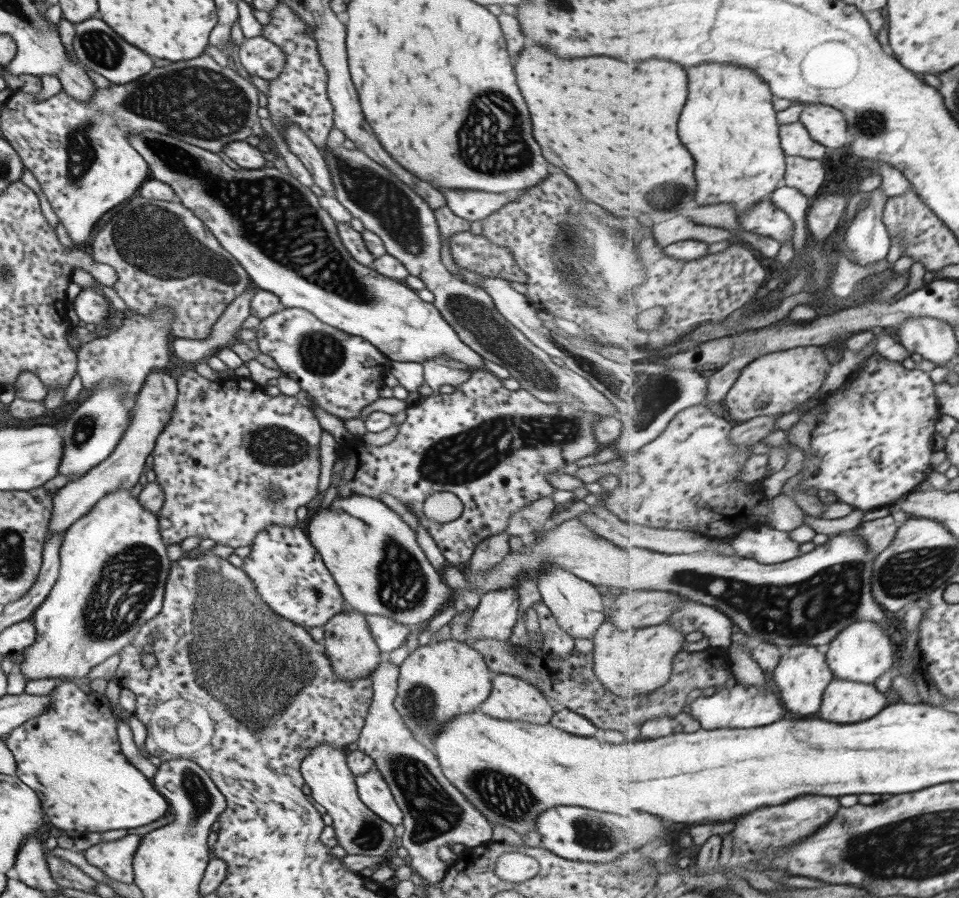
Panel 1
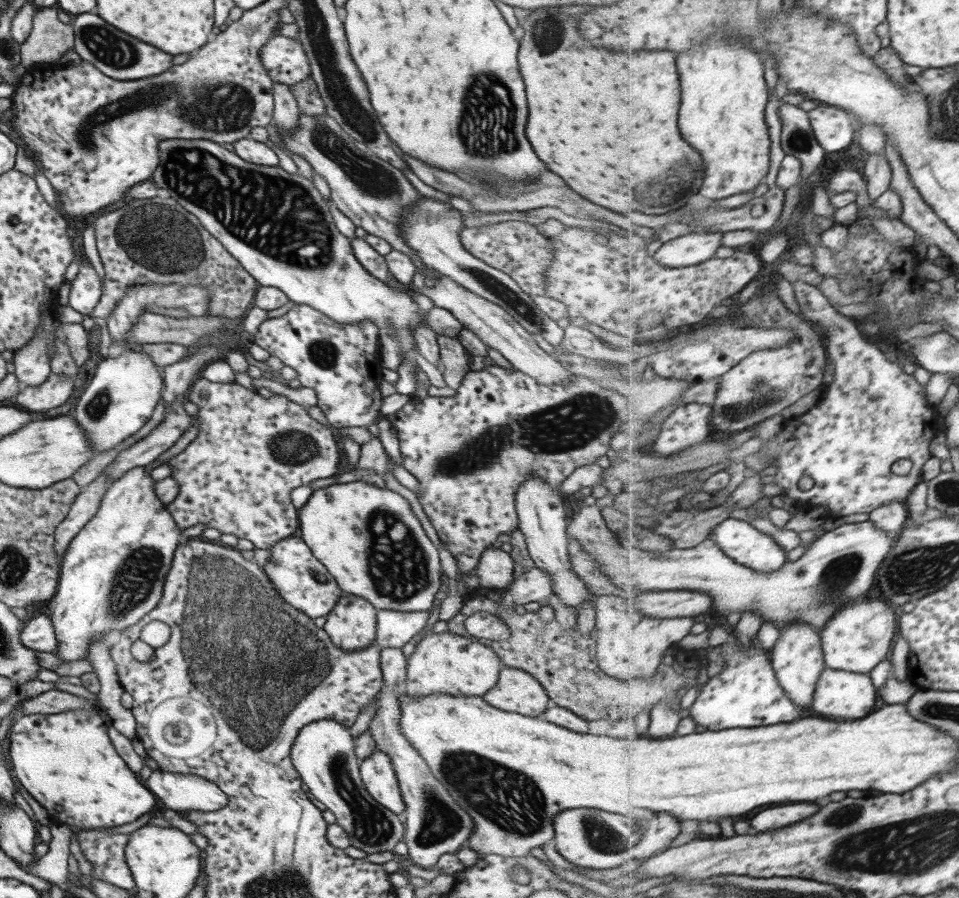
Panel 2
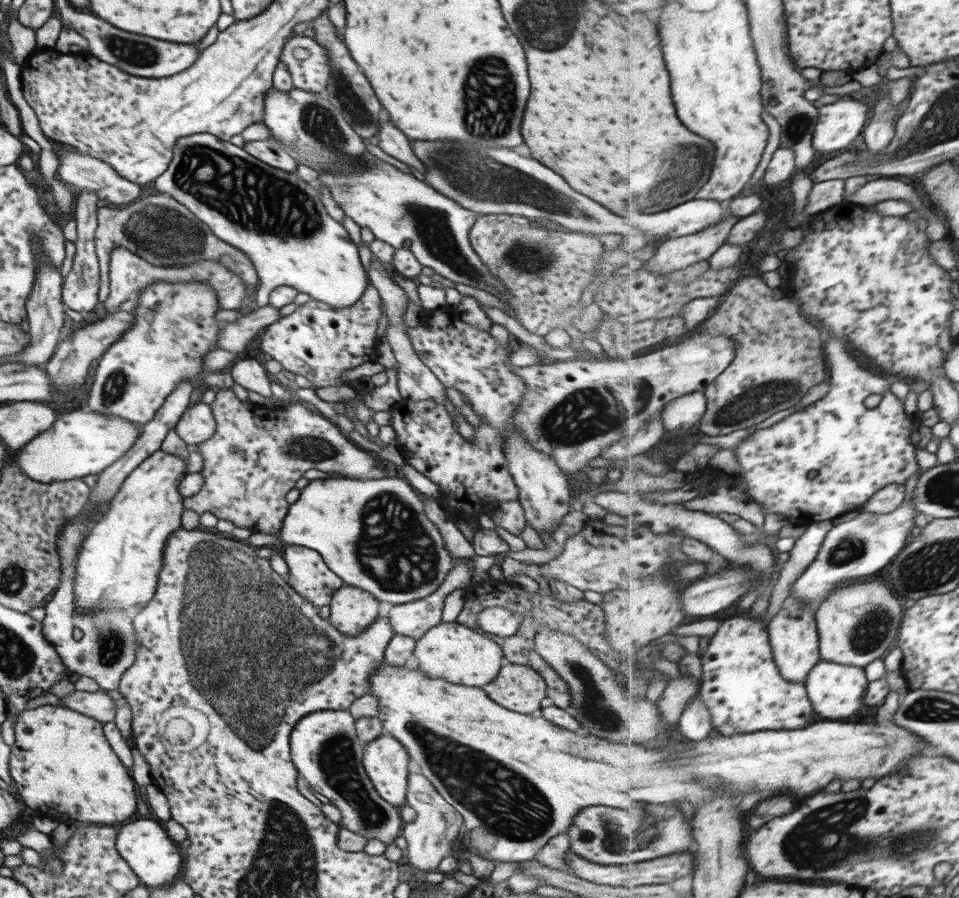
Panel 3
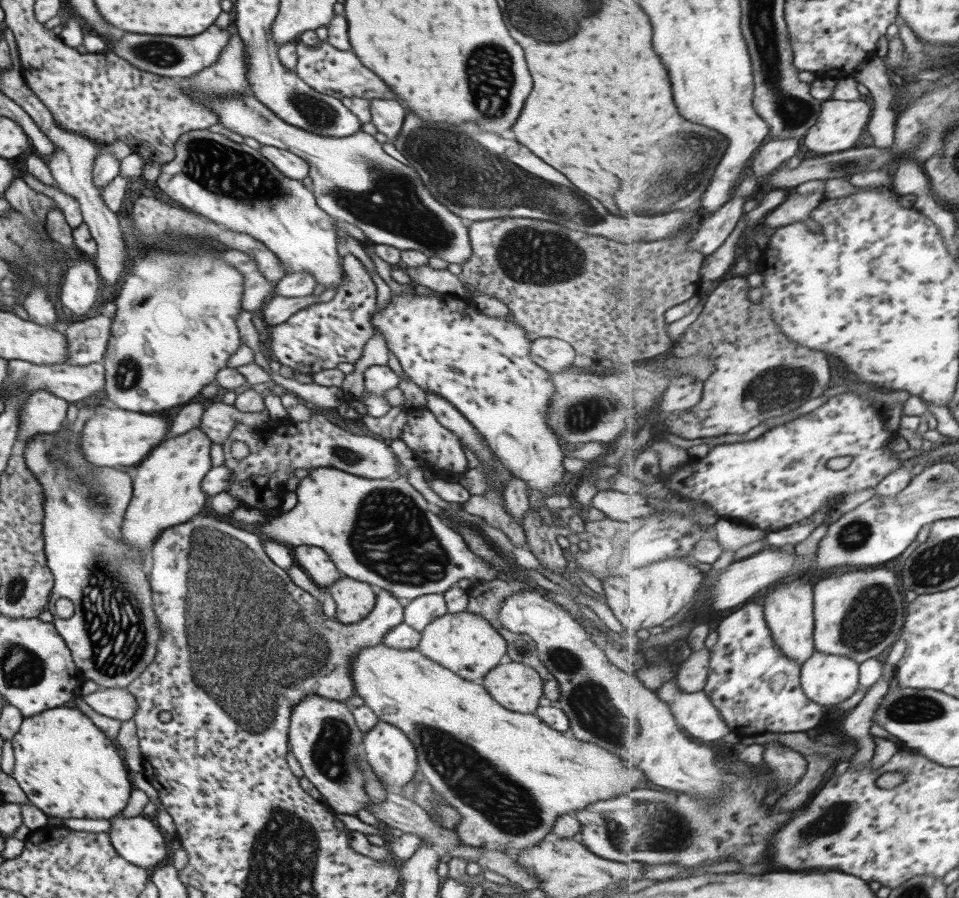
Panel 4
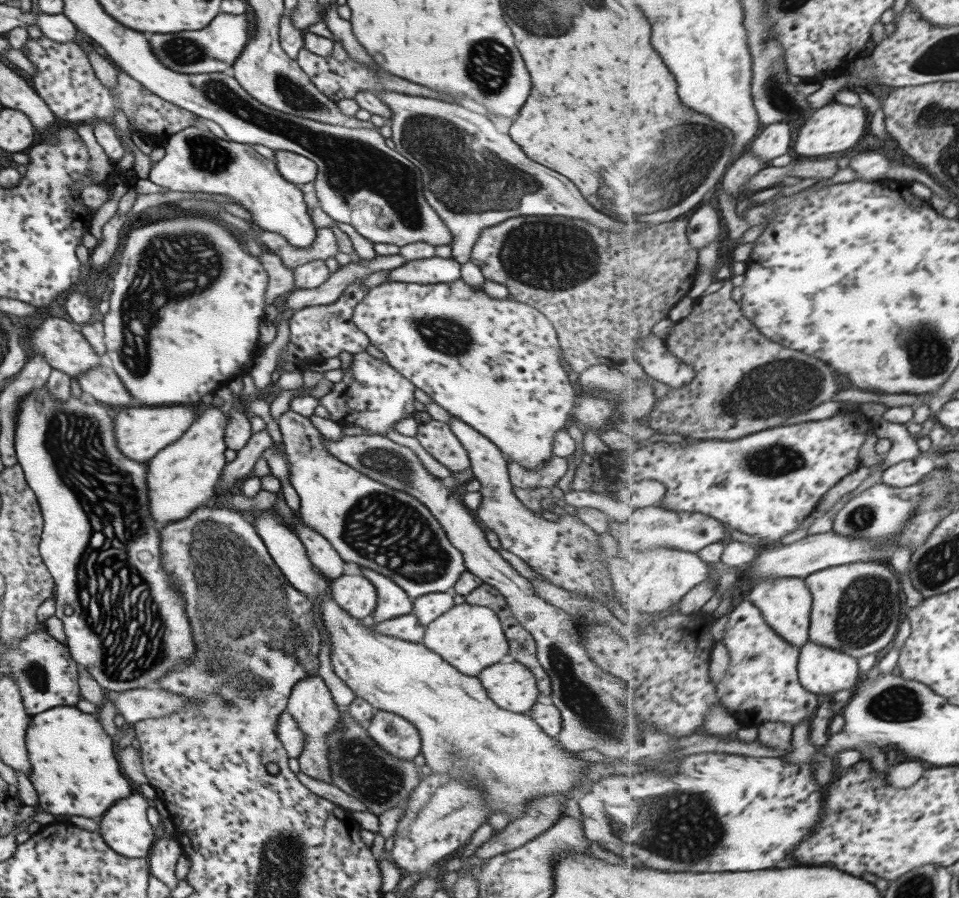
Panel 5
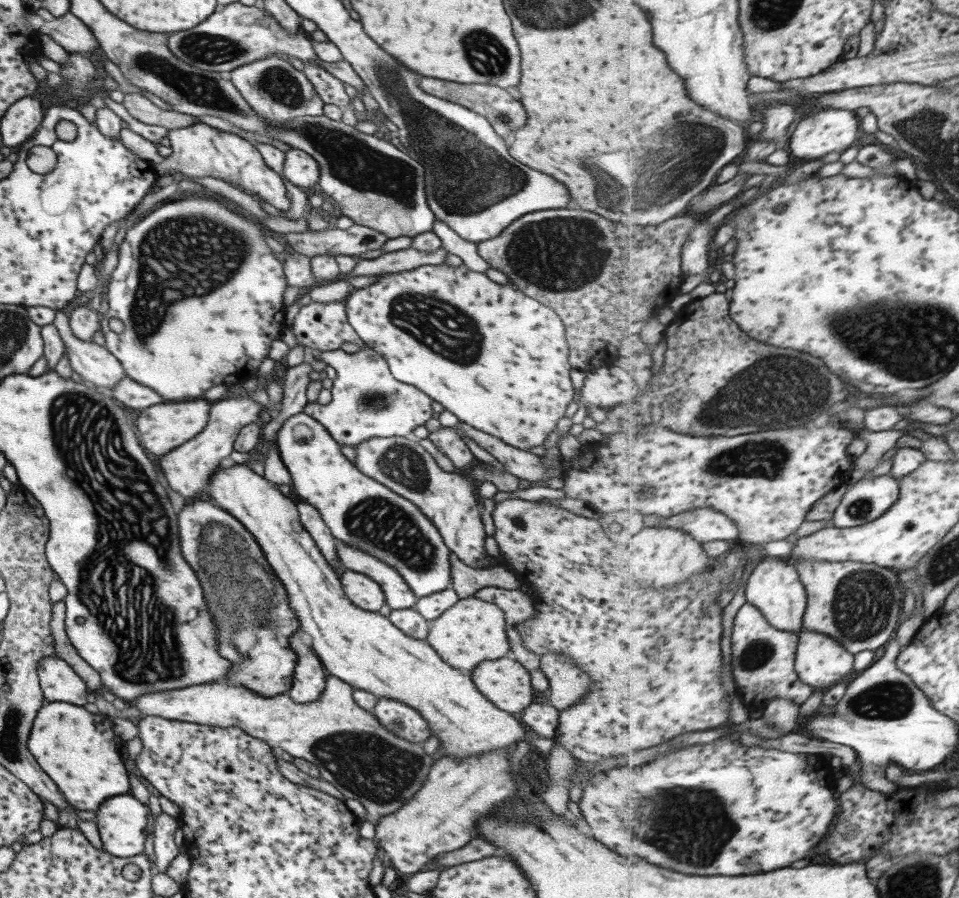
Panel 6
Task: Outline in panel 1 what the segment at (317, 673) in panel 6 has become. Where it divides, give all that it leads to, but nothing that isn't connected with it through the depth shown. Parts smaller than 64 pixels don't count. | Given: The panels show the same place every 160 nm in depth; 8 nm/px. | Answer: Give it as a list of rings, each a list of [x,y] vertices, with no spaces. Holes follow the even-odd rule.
[[[317,744],[313,750],[309,750],[309,754],[301,760],[299,771],[303,781],[310,788],[311,797],[321,807],[325,809],[326,814],[331,817],[331,826],[333,827],[335,838],[337,839],[337,845],[345,849],[347,855],[360,854],[367,856],[381,856],[384,852],[387,852],[387,848],[393,847],[393,843],[397,843],[394,833],[393,825],[386,823],[369,811],[367,806],[363,806],[363,802],[359,800],[357,796],[356,786],[354,782],[354,776],[349,772],[347,767],[346,757],[343,754],[342,748],[333,748],[331,746],[323,746],[323,744]]]

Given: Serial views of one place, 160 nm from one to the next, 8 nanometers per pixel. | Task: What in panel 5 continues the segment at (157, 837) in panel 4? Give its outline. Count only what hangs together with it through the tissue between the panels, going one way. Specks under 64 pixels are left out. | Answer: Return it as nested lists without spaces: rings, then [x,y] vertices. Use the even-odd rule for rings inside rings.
[[[134,792],[128,798],[123,798],[123,800],[117,801],[113,806],[109,806],[109,809],[105,810],[103,816],[100,817],[98,834],[103,839],[103,842],[113,852],[120,854],[122,857],[147,857],[148,852],[152,848],[153,839],[158,834],[158,831],[151,829],[151,825],[147,823],[145,818],[147,808],[146,799]]]

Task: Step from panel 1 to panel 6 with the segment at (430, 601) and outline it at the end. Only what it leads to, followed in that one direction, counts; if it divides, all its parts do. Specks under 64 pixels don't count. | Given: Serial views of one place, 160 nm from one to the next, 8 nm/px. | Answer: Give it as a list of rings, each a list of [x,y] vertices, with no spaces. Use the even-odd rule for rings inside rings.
[[[298,412],[285,419],[277,430],[273,441],[283,466],[290,474],[291,485],[301,500],[317,510],[321,520],[329,528],[336,541],[354,546],[373,558],[382,560],[386,565],[395,569],[408,584],[417,598],[443,590],[450,580],[448,554],[450,551],[442,542],[437,529],[429,519],[412,503],[401,498],[392,490],[372,478],[365,476],[355,465],[345,459],[339,445],[327,429],[308,414]]]

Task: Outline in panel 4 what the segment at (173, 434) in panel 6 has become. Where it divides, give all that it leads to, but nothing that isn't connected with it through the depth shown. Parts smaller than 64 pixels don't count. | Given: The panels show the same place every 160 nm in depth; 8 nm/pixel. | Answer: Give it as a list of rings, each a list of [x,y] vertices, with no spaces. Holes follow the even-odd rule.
[[[95,408],[95,416],[91,416],[80,435],[80,449],[82,455],[86,458],[88,463],[97,465],[98,467],[115,467],[131,466],[141,462],[150,452],[155,448],[166,436],[168,436],[169,427],[171,426],[172,419],[169,417],[153,414],[143,414],[130,410],[123,410],[120,408]]]

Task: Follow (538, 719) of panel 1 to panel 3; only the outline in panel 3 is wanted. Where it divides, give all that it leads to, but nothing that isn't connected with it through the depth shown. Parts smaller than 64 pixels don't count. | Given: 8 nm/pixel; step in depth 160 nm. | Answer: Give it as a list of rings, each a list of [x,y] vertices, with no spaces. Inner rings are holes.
[[[509,662],[482,689],[493,702],[519,714],[538,714],[539,702],[546,696],[546,684],[535,669]]]

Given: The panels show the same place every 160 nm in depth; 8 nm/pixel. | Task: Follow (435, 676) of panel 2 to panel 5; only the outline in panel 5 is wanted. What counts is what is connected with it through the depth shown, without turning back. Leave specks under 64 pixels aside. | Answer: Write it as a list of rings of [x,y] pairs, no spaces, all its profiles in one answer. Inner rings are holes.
[[[467,603],[453,605],[424,626],[421,644],[438,654],[461,674],[476,677],[484,668],[508,654],[508,642],[497,615],[486,606]]]

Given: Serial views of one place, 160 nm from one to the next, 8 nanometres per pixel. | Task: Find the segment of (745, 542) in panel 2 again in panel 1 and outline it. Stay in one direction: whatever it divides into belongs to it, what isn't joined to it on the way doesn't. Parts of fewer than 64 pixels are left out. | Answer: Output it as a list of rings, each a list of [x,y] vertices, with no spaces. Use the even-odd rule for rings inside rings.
[[[769,525],[744,530],[728,541],[738,557],[755,559],[765,564],[779,564],[800,557],[797,540],[789,532],[775,530]]]

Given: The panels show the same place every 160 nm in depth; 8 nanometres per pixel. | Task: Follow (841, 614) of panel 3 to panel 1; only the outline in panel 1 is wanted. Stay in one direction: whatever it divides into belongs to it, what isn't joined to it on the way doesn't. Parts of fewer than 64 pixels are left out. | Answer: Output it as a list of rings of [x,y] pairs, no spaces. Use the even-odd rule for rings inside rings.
[[[855,621],[844,628],[829,644],[826,652],[828,663],[837,678],[876,684],[885,673],[893,668],[895,654],[893,644],[881,623]]]

